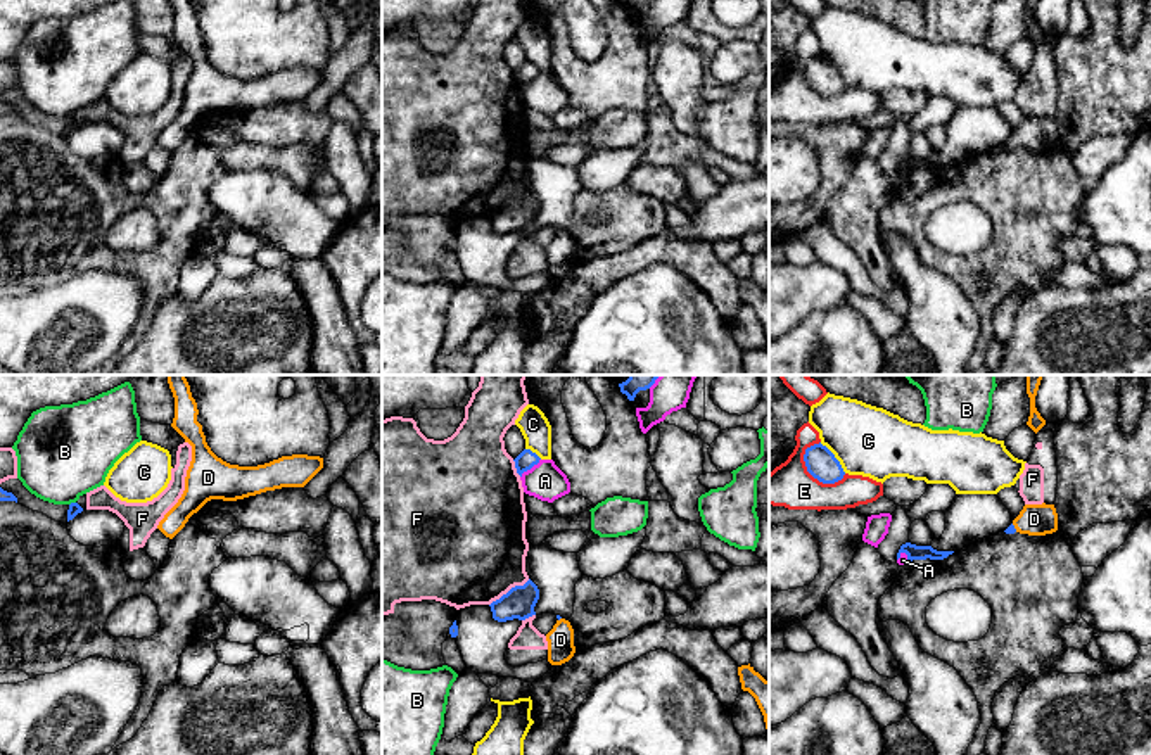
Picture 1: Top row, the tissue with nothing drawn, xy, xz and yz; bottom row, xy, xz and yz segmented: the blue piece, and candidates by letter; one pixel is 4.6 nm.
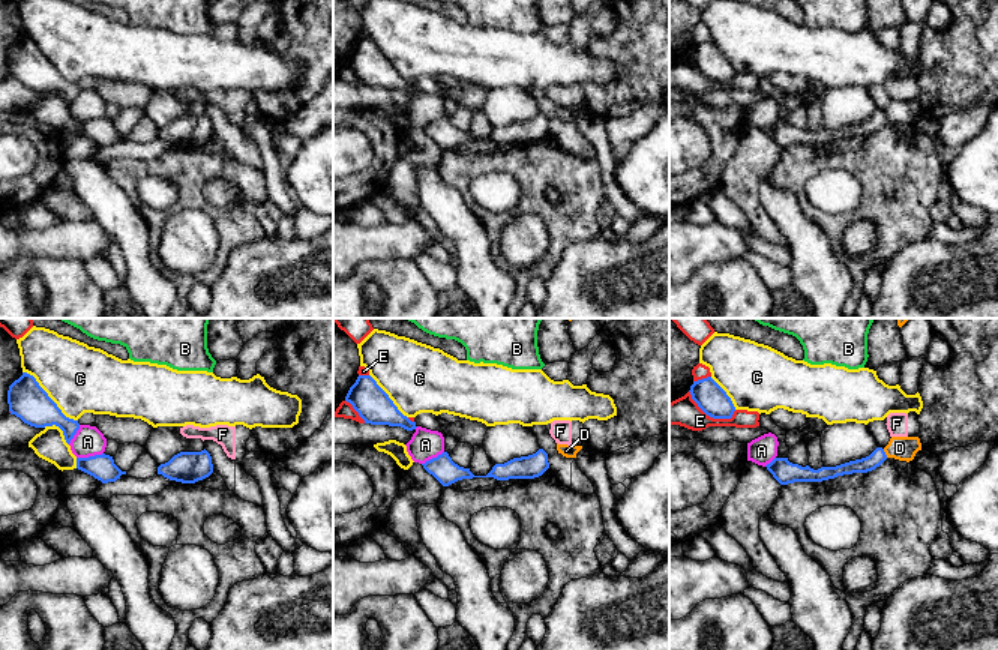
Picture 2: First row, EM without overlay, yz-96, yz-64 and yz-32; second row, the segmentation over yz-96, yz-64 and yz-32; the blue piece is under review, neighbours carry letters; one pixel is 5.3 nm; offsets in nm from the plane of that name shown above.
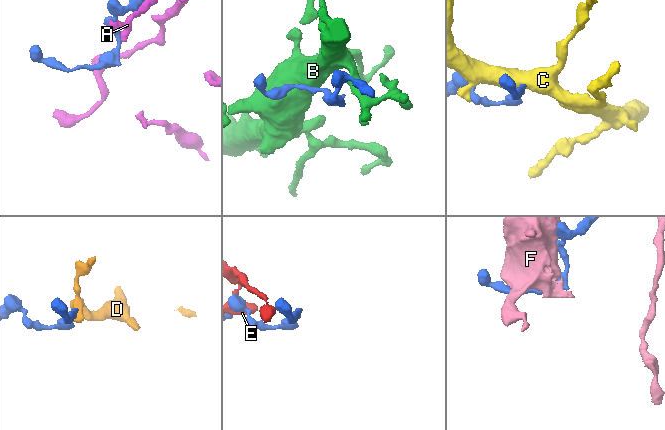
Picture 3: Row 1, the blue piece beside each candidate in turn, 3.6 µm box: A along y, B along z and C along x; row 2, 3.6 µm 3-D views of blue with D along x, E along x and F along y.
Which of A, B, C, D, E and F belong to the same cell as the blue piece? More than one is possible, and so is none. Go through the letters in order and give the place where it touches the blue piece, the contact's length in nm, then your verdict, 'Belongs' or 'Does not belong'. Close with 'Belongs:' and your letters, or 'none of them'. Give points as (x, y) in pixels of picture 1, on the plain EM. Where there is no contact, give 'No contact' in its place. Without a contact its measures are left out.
A: Touches blue at xz (529, 82). Shared border 130 nm. Does not belong
B: Touches blue at xy (71, 116). Shared border 40 nm. Does not belong
C: Touches blue at yz (833, 69). Shared border 190 nm. Does not belong
D: Touches blue at yz (1013, 140). Shared border 50 nm. Belongs
E: Touches blue at yz (816, 90). Shared border 240 nm. Does not belong
F: Touches blue at xz (510, 203). Shared border 220 nm. Does not belong
Belongs: D

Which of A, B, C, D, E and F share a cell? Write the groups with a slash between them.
A / B / C / D / E / F

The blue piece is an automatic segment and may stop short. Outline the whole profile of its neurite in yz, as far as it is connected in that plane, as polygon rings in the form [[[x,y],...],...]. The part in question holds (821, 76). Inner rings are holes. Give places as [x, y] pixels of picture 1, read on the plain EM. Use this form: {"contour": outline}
{"contour": [[[821,55],[805,62],[804,74],[807,85],[823,97],[835,97],[845,88],[840,74]]]}

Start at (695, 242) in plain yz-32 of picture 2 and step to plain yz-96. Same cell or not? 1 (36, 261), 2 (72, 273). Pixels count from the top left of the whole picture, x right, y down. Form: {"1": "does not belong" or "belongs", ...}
{"1": "does not belong", "2": "does not belong"}

